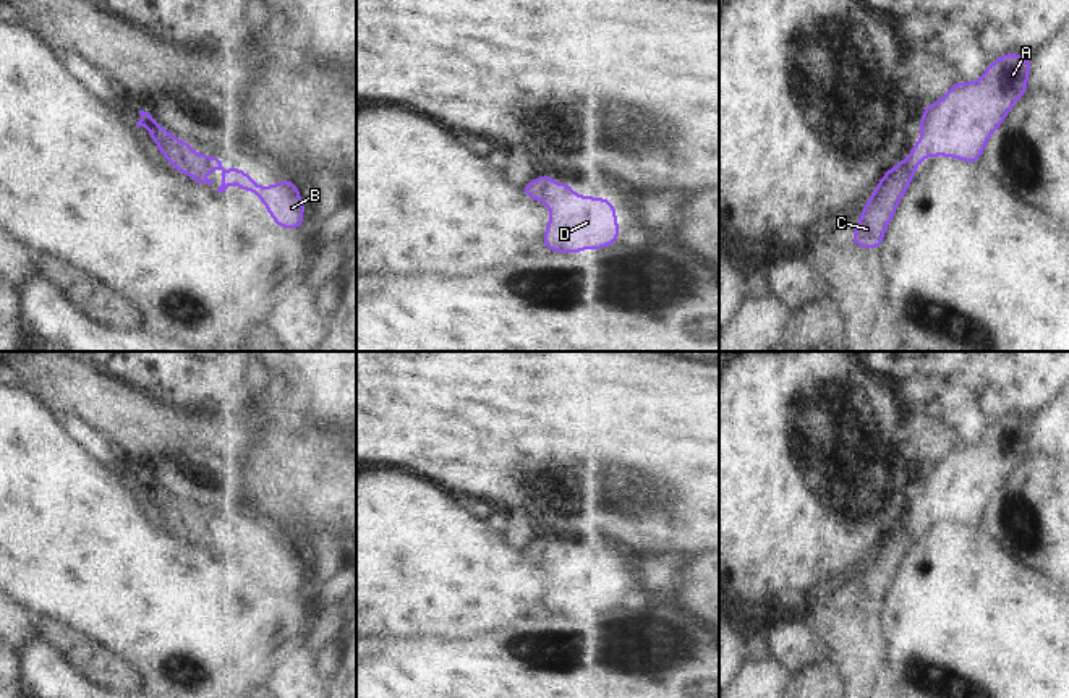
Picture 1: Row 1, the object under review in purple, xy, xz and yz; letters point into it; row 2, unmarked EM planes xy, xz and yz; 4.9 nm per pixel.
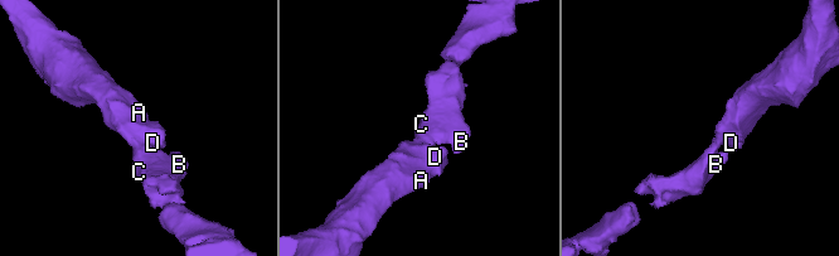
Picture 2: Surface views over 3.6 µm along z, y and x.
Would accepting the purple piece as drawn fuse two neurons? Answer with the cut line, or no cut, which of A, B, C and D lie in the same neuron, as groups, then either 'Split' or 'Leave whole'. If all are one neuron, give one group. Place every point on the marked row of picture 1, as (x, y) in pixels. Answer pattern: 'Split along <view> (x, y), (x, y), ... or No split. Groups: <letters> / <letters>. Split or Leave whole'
No split. Groups: A B C D. Leave whole.

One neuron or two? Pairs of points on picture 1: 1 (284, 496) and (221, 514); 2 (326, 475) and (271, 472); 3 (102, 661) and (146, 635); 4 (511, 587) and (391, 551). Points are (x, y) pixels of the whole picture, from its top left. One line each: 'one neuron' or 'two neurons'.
1: one neuron
2: one neuron
3: two neurons
4: one neuron

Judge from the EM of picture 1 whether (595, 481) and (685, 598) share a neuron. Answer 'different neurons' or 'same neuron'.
different neurons

